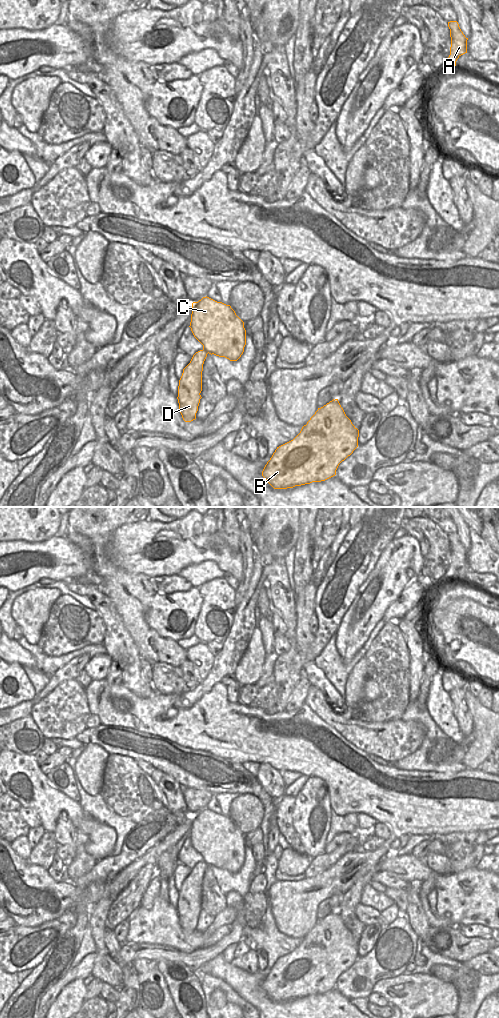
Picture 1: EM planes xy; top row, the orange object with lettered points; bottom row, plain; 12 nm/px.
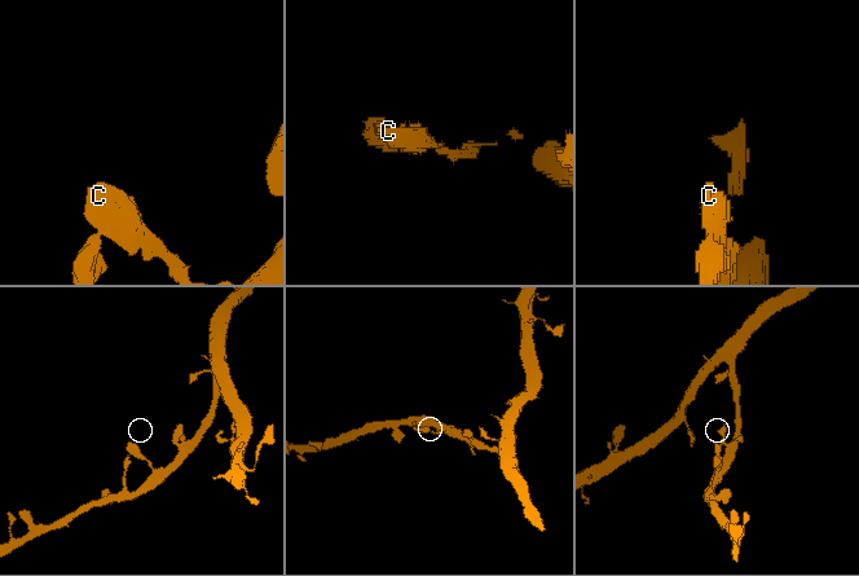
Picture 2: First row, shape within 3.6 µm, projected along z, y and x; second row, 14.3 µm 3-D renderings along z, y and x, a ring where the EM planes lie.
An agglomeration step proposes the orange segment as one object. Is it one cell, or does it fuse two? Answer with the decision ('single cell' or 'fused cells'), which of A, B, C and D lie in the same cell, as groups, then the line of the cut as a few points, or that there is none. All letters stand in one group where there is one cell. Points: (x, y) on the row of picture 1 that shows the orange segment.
single cell; A B C D; no cut

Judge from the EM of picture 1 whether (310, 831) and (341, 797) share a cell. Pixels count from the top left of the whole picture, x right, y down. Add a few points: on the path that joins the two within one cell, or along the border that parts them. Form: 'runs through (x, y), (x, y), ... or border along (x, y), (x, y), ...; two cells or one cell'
border along (326, 785), (331, 808); two cells

